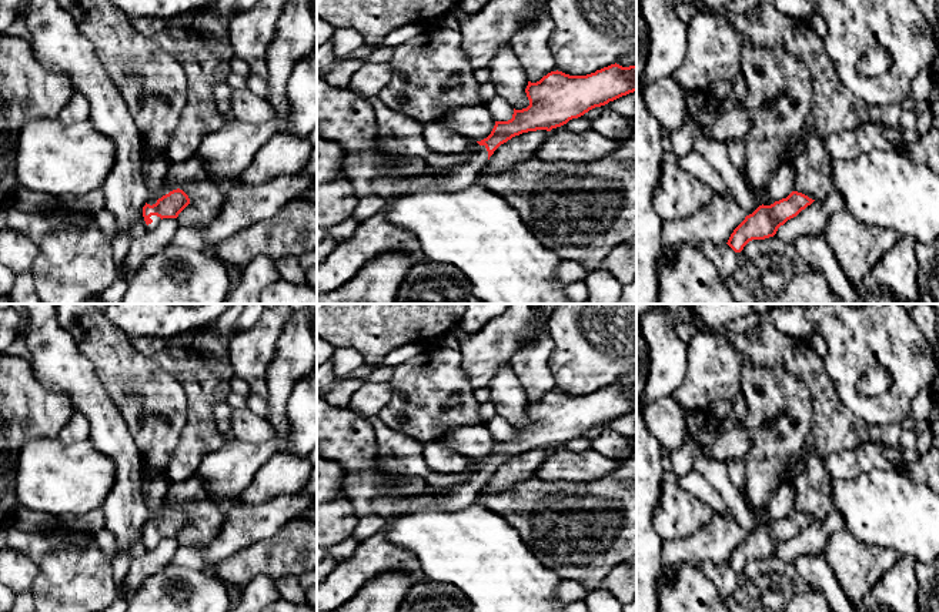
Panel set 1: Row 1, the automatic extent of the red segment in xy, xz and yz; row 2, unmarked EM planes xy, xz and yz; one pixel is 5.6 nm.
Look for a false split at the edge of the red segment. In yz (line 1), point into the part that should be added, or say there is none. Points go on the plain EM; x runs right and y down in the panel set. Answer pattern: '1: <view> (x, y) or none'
1: none

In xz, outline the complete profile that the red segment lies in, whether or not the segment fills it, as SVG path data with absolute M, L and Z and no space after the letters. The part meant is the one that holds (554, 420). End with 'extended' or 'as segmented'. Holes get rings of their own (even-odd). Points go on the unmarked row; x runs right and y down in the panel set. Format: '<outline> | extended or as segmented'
M611 384L587 395L569 395L562 391L551 391L539 401L531 402L525 408L529 425L515 429L508 441L495 441L491 454L481 461L471 461L464 471L465 479L450 486L450 496L442 504L445 511L457 511L477 501L494 471L515 455L528 451L561 447L572 438L578 438L595 427L601 427L622 415L636 411L636 384L622 387Z | extended

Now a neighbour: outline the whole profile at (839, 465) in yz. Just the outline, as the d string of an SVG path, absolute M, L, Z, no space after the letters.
M839 451L823 458L823 465L832 481L853 479L861 468L855 451Z

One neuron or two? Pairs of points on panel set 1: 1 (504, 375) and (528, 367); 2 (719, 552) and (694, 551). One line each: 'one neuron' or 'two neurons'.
1: two neurons
2: one neuron

